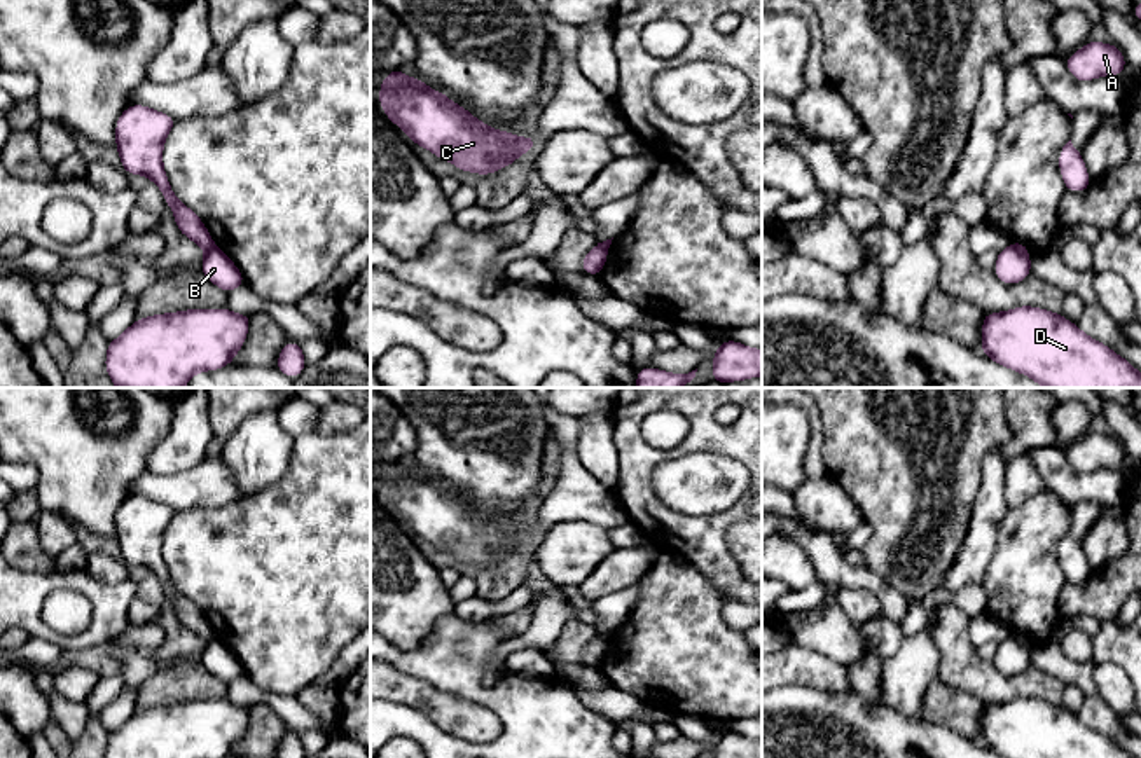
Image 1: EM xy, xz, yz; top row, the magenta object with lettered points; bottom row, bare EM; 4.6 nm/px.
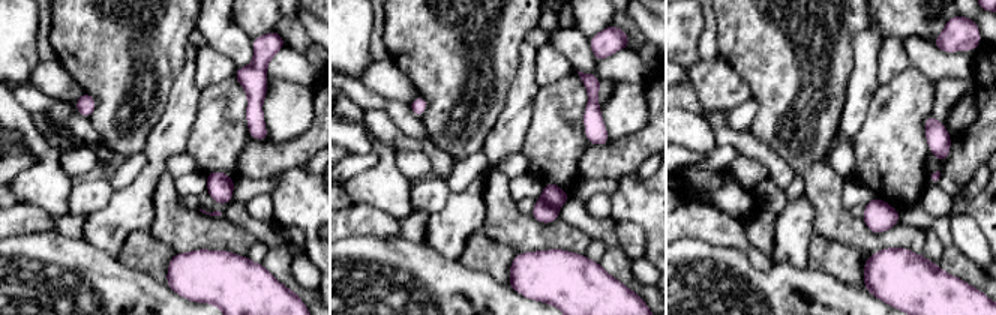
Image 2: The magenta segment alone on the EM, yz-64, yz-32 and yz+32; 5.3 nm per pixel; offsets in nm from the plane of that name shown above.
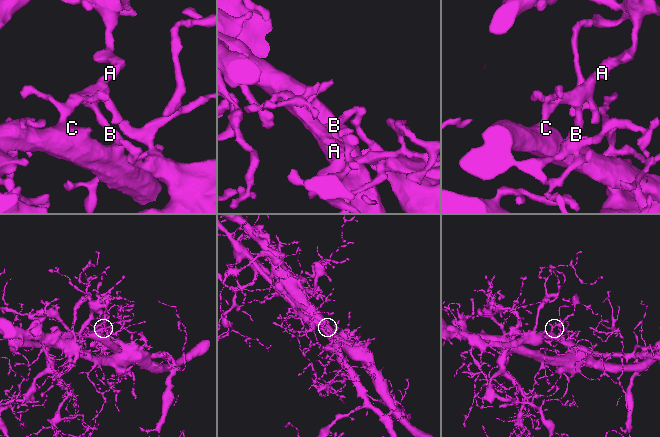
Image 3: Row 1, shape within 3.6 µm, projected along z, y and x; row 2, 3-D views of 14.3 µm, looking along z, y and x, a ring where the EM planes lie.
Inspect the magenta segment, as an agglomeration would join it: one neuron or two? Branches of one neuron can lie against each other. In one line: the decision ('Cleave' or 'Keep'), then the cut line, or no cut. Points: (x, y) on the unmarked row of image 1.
Cleave. Split along xy (214, 636), (207, 643)

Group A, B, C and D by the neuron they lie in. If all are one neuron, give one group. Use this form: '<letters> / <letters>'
A C D / B

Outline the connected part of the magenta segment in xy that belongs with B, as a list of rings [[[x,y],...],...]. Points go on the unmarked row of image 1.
[[[217,637],[206,643],[199,660],[215,678],[227,685],[241,676],[246,676],[236,655]]]

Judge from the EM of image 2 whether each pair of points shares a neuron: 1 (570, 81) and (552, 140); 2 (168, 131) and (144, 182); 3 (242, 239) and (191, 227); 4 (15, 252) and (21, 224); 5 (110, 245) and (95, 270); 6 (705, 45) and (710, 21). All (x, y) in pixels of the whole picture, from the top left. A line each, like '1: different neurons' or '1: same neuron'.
1: same neuron
2: same neuron
3: same neuron
4: different neurons
5: different neurons
6: same neuron

